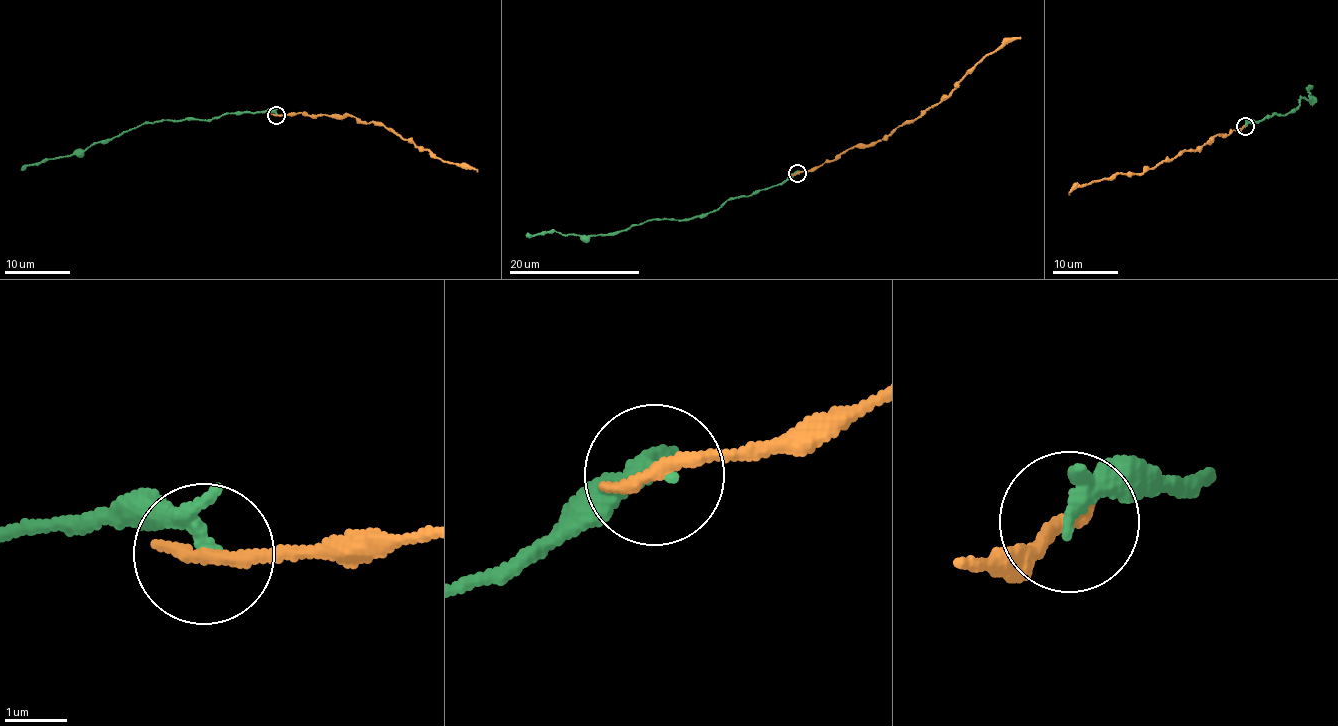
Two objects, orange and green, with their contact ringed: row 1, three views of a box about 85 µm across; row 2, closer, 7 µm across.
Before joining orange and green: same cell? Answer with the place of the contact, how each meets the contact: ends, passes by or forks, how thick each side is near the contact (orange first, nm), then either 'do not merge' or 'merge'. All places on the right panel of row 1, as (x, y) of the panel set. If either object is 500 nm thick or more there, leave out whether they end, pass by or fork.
at (1245, 126); orange ends there; green passes by; 280 nm thick on the orange side, 200 nm on the other; merge

